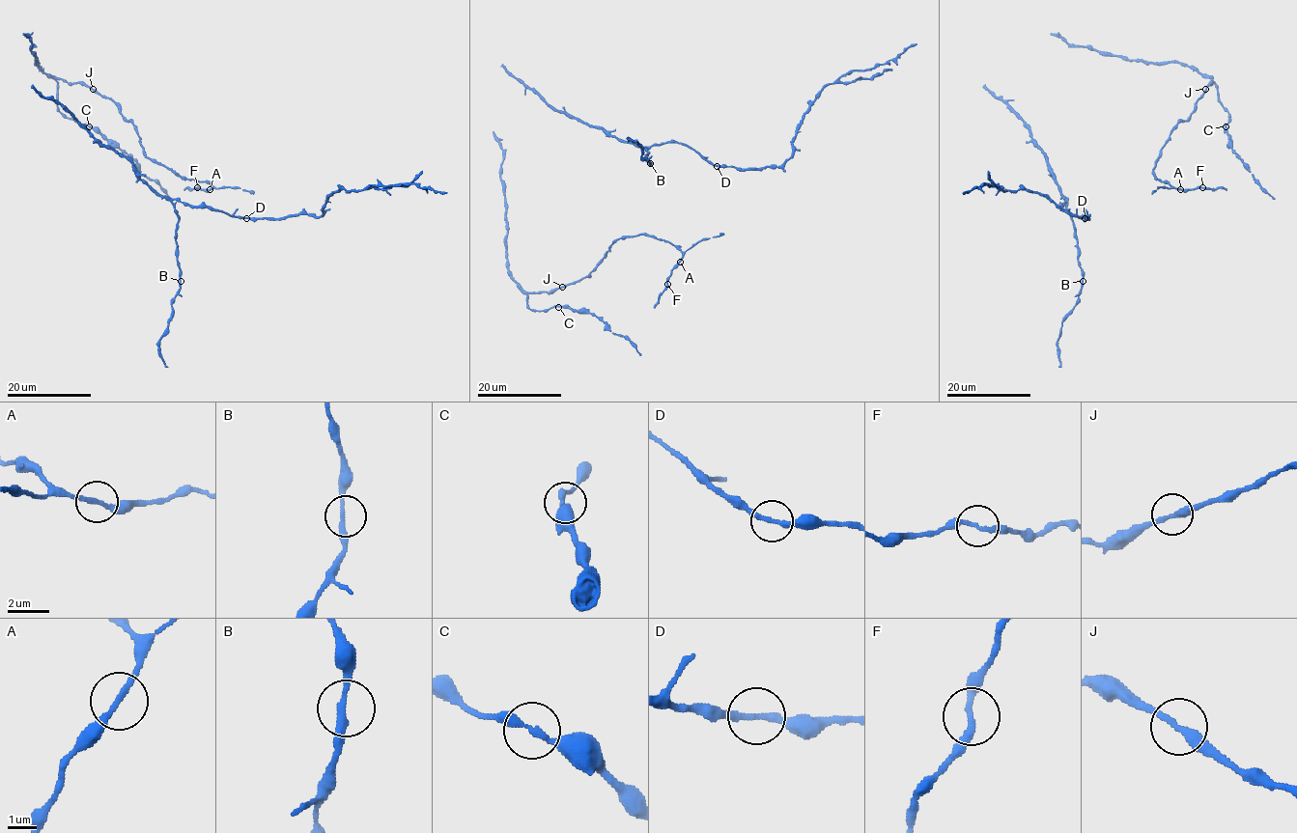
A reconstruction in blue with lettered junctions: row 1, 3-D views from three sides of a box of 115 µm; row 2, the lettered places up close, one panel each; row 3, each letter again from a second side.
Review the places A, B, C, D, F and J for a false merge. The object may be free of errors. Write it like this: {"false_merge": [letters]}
{"false_merge": []}

